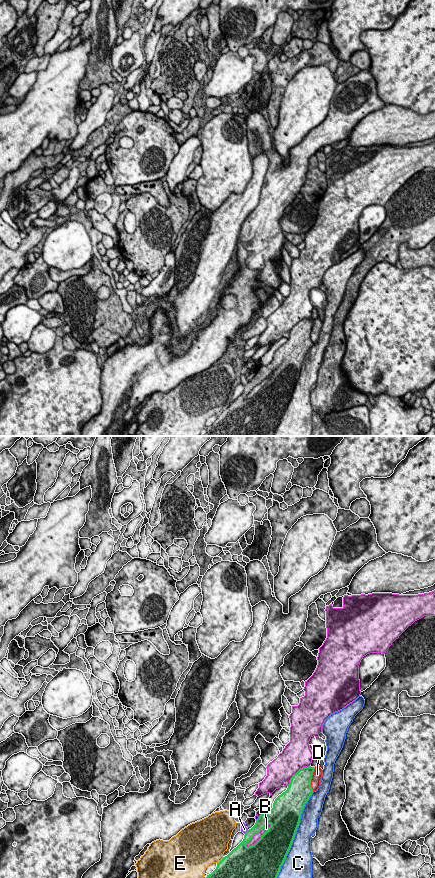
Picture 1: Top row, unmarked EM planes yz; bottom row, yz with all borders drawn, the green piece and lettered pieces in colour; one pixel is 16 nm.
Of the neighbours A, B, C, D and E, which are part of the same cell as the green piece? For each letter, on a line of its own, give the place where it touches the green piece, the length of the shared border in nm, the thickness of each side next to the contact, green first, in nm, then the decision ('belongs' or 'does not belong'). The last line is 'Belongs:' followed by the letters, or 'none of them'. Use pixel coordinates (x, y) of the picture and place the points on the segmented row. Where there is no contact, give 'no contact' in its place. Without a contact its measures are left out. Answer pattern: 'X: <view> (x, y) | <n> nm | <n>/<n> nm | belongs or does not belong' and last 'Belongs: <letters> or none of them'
A: yz (247, 831) | 100 nm | 170/120 nm | does not belong
B: yz (257, 832) | 550 nm | 320/120 nm | does not belong
C: yz (295, 833) | 1500 nm | 460/320 nm | does not belong
D: yz (311, 778) | 380 nm | 360/160 nm | does not belong
E: yz (221, 860) | 150 nm | 440/440 nm | does not belong
Belongs: none of them

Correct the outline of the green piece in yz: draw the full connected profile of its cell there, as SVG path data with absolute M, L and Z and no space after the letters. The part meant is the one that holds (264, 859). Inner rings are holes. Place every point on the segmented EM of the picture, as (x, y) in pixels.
M311 766L303 767L293 775L287 790L275 799L273 808L259 816L255 825L245 833L243 841L223 857L217 863L216 869L206 878L277 878L294 840L302 811L313 793L311 779L314 769L315 767ZM269 824L271 826L261 838L254 845L247 847L252 837Z

